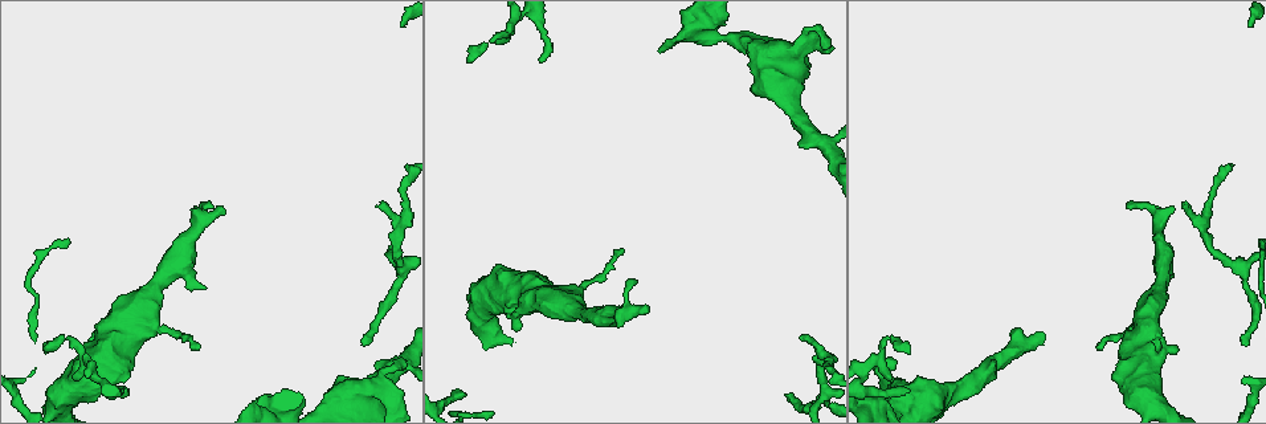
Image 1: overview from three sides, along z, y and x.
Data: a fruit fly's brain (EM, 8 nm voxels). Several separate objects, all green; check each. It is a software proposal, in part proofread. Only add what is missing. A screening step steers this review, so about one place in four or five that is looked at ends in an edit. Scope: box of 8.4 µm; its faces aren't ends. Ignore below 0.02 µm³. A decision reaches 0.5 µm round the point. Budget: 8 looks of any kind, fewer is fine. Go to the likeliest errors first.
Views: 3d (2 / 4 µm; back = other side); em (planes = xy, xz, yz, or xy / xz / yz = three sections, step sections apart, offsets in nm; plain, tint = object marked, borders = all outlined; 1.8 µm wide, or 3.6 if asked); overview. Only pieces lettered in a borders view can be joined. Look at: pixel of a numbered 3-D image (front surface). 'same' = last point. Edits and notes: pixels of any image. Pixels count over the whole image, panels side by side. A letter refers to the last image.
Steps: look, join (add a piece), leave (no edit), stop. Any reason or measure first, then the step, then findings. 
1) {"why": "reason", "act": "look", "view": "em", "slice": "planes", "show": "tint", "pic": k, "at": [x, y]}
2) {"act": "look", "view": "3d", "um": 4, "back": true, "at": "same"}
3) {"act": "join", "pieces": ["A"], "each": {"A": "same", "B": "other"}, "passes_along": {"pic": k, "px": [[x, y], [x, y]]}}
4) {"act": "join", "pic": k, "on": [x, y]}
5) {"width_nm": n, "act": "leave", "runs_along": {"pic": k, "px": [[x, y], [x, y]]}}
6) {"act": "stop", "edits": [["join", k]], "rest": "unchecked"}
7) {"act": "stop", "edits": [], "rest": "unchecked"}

{"why": "free end", "act": "look", "view": "em", "um": 3.6, "slice": "planes", "show": "tint", "pic": 1, "at": [910, 391]}

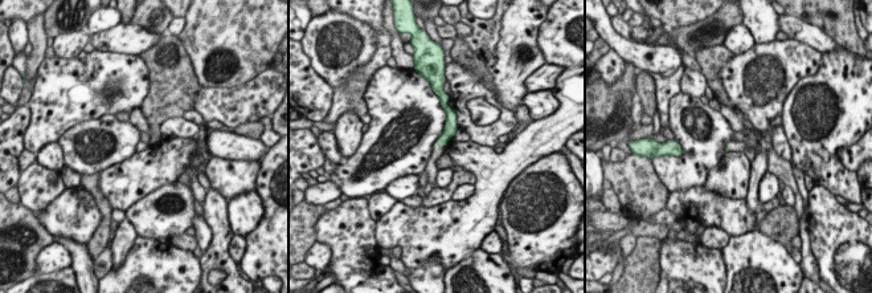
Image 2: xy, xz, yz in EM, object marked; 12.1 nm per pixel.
{"why": "what lies round it", "act": "look", "view": "em", "um": 3.6, "slice": "planes", "show": "borders", "at": "same"}

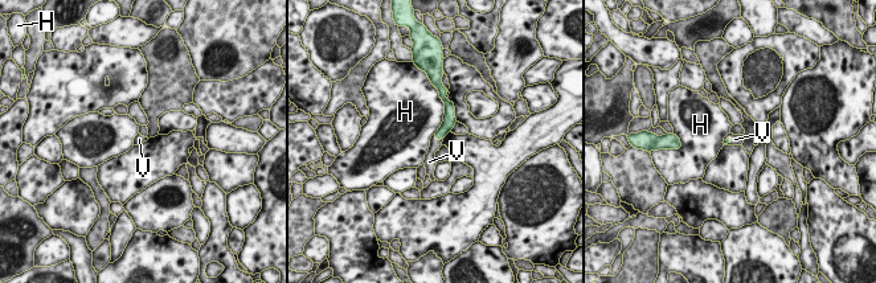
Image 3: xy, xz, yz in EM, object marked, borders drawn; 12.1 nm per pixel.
{"act": "join", "pic": 3, "on": [436, 144], "each": {"H": "other", "V": "same"}, "passes_along": {"pic": 3, "px": [[449, 122], [438, 139], [436, 144]]}, "found": "it goes on there"}

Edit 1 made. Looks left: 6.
{"why": "thin end", "act": "look", "view": "3d", "um": 2, "pic": 1, "at": [785, 395]}

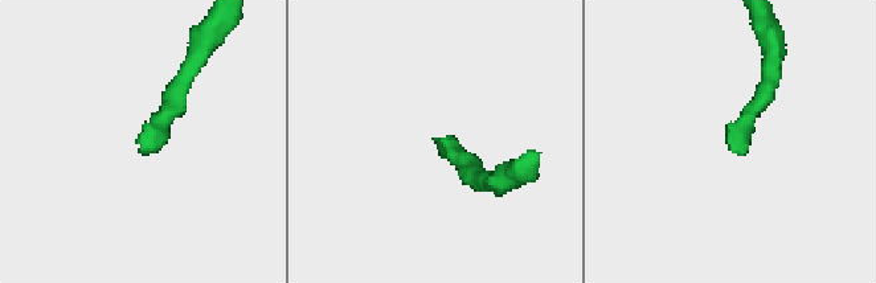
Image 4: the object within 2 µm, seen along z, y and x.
{"why": "need the tissue", "act": "look", "view": "em", "slice": "xy", "step": 4, "show": "borders", "pic": 4, "at": [139, 150]}

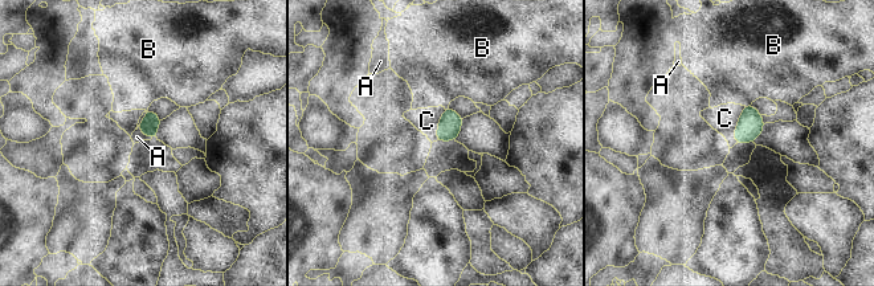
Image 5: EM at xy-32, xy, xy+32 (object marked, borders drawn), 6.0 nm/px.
{"longest_contact_nm": ["C", 240], "act": "leave", "each": {"A": "other", "B": "other", "C": "other"}, "found": "none of them fits"}

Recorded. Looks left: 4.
{"why": "thin end", "act": "look", "view": "3d", "um": 4, "pic": 1, "at": [802, 337]}

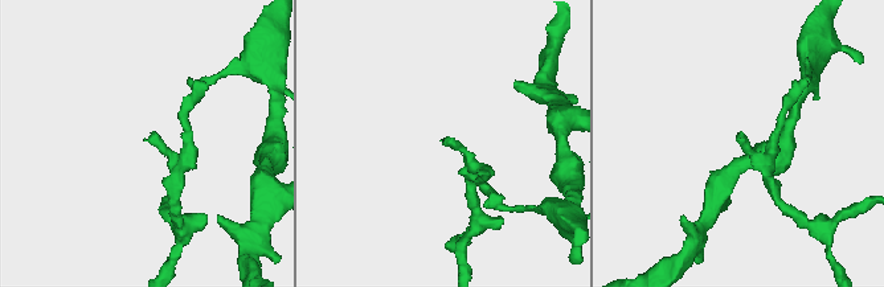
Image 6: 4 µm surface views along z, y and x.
{"why": "shape alone is not enough", "act": "look", "view": "em", "slice": "planes", "show": "borders", "pic": 6, "at": [741, 141]}

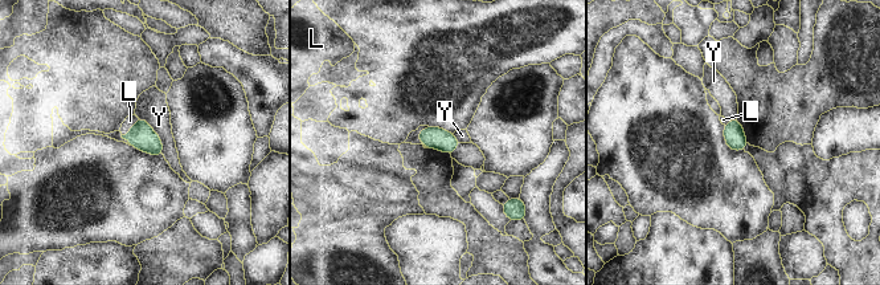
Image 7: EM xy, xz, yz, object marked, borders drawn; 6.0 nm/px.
{"act": "join", "pic": 7, "on": [130, 121], "each": {"L": "same", "Y": "other"}, "passes_along": {"pic": 7, "px": [[142, 137], [131, 127], [130, 121]]}, "found": "the cell continues"}

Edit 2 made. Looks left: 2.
{"act": "stop", "edits": [["join", 3], ["join", 7]], "rest": "unchecked"}

